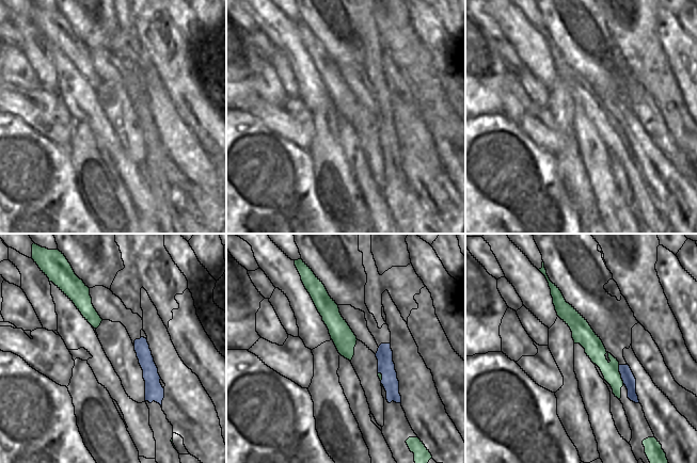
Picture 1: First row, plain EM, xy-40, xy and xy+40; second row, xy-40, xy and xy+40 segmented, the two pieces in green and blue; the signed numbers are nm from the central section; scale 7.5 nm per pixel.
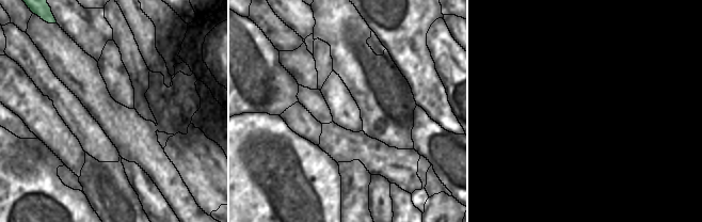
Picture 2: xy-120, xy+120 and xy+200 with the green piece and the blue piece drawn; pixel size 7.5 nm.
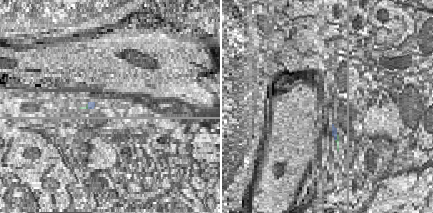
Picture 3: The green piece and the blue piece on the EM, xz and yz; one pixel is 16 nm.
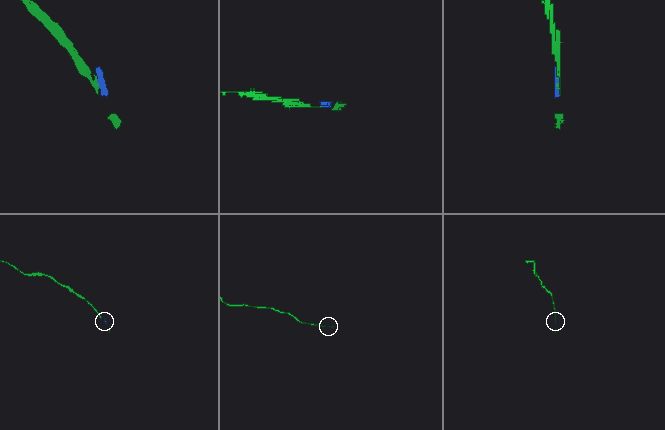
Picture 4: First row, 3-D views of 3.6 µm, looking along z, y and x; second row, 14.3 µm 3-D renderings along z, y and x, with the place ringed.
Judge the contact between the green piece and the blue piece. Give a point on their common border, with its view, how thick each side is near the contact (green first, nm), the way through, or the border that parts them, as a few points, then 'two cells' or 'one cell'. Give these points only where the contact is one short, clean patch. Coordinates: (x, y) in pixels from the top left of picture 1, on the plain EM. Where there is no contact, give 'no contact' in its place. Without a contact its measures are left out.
contact xy+40 (620, 136); calibres 140 and 100 nm; border xy+40 (618, 126), (618, 132), (623, 144); two cells

